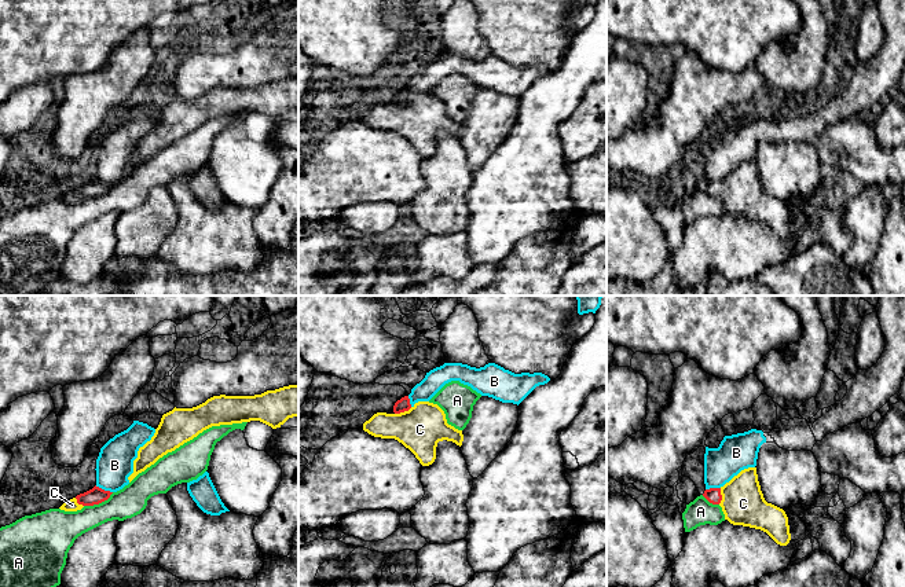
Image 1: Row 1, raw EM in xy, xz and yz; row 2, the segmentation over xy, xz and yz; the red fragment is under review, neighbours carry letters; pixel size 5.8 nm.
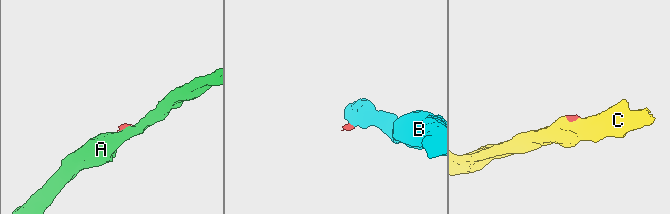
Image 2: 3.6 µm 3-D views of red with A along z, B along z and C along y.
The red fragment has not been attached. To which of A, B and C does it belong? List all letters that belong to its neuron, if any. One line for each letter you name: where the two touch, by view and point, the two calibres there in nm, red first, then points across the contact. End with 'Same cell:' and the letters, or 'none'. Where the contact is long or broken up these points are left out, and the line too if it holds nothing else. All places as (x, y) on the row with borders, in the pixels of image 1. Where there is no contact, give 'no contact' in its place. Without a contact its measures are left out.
C: xz (403, 411) | 80/260 nm | across xz (403, 404), (403, 411), (420, 429)
Same cell: C

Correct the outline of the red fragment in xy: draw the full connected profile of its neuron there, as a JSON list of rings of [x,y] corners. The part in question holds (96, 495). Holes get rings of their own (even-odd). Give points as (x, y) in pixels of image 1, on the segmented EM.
[[[95,485],[92,489],[65,502],[59,509],[65,511],[77,511],[81,510],[84,506],[94,506],[107,500],[111,494],[113,492],[105,491]]]

